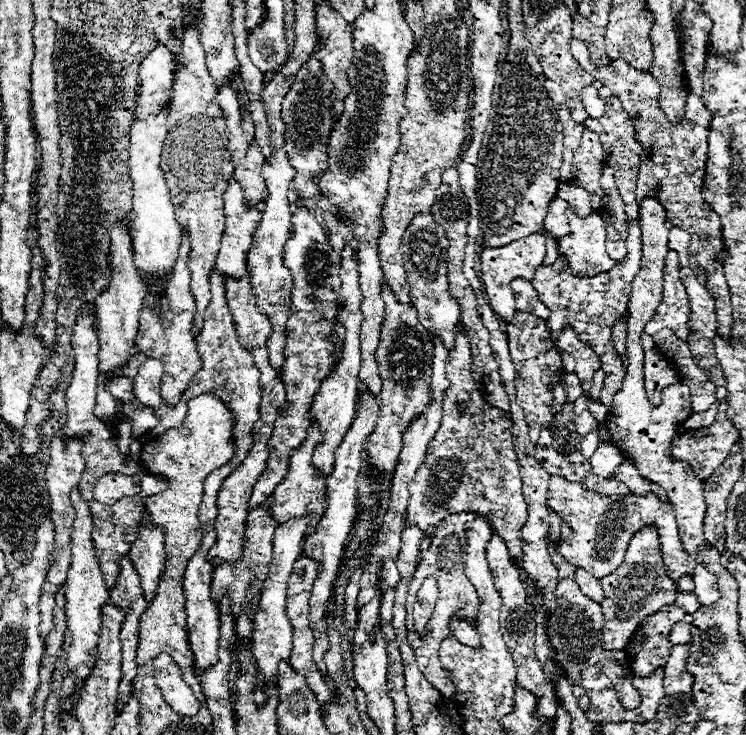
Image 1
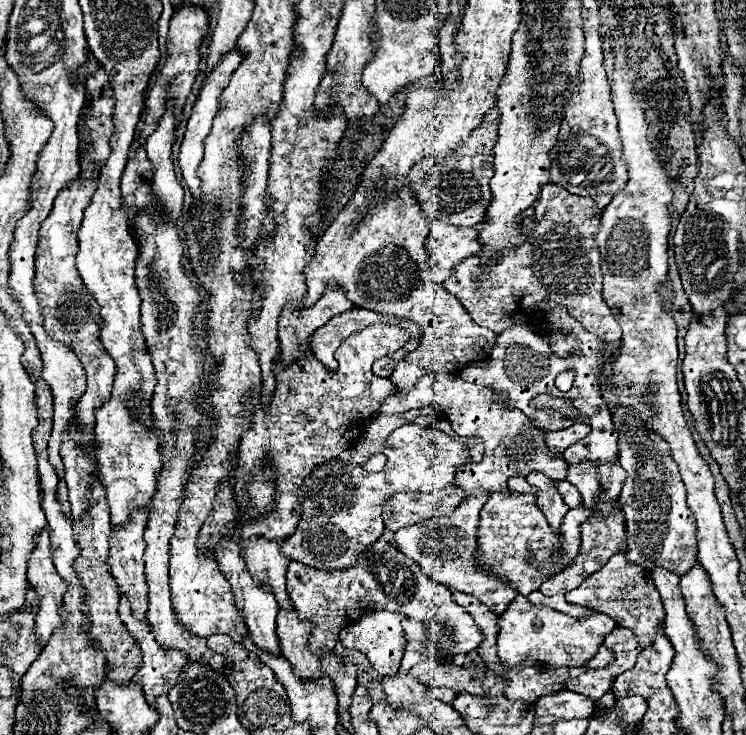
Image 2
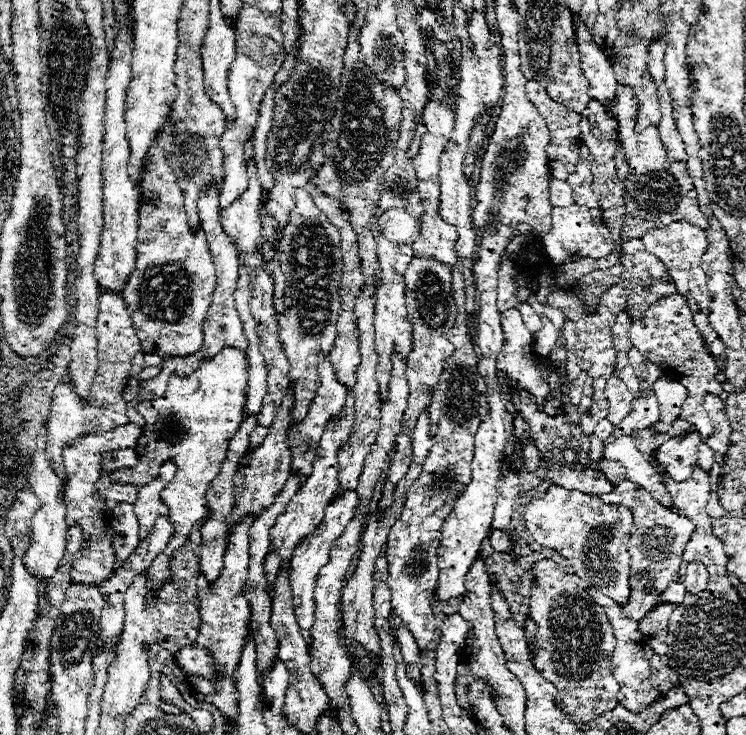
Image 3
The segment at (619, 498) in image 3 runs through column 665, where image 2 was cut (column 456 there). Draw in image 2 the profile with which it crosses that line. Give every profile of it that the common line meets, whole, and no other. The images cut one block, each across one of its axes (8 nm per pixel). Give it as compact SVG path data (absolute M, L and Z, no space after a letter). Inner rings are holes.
M480 492L472 498L462 500L458 508L454 508L450 514L434 516L430 520L412 524L408 528L400 528L394 534L394 544L398 546L404 556L412 558L424 574L434 578L436 582L456 588L458 592L468 592L470 596L476 596L484 606L488 606L496 616L506 612L508 604L514 600L516 592L510 584L506 584L498 574L492 574L482 564L478 564L476 548L478 548L478 522L480 522L480 510L488 500L488 492Z

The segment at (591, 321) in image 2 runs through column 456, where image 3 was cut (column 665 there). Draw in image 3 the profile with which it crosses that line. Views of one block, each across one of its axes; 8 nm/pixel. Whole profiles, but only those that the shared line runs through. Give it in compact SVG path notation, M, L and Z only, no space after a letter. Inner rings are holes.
M640 240L624 242L620 246L620 254L626 268L620 286L636 294L638 308L642 312L660 298L676 294L672 276L666 274L666 268L658 258L654 258L650 252L646 252L644 246L640 246ZM644 284L650 284L650 292L642 290Z

